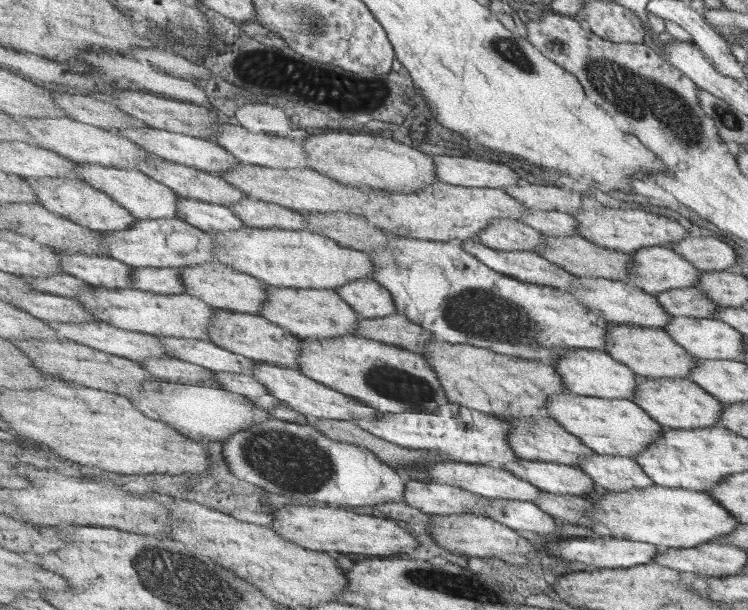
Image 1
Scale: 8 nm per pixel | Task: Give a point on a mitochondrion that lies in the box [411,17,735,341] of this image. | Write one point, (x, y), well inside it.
(634, 96)

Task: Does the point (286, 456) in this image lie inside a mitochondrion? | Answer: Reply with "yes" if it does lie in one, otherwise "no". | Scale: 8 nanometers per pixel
yes

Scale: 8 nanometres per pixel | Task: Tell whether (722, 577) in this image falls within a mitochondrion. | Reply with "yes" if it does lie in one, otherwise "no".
no

